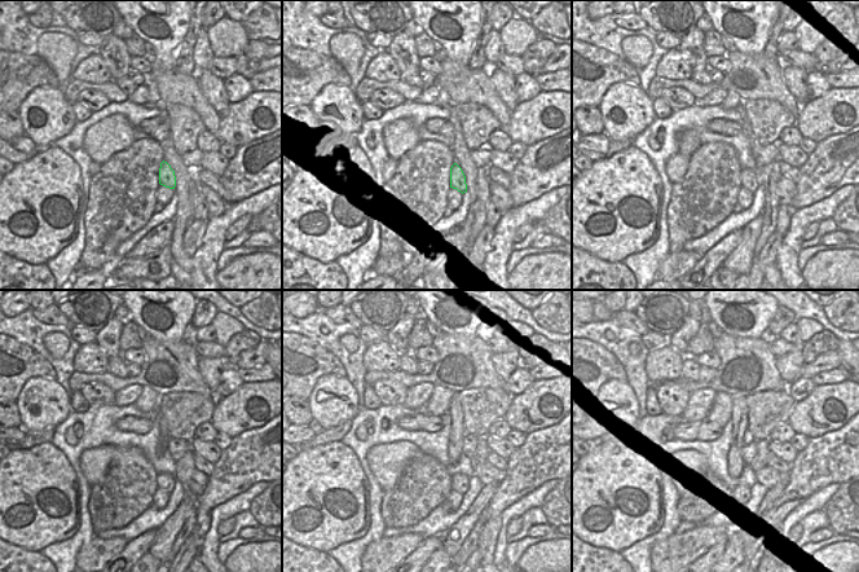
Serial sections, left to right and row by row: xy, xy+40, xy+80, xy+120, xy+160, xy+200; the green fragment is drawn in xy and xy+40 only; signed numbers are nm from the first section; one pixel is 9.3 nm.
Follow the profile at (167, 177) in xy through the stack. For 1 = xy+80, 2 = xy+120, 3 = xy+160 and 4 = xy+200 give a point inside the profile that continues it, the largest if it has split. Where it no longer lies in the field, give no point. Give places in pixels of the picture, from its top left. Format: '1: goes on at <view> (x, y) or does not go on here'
1: goes on at xy+80 (748, 180)
2: goes on at xy+120 (164, 480)
3: goes on at xy+160 (458, 482)
4: goes on at xy+200 (747, 487)

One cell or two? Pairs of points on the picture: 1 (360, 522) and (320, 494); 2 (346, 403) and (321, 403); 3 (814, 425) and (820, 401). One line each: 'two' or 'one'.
1: one
2: one
3: one

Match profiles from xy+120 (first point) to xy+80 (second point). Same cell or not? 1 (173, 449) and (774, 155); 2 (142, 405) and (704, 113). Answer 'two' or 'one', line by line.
1: one
2: two

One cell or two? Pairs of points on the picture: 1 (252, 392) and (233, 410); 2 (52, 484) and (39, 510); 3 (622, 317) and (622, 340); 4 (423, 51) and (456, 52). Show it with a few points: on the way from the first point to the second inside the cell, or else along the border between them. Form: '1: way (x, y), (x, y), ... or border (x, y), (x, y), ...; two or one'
1: way (247, 397), (238, 406); one
2: way (44, 485), (35, 494), (35, 502); one
3: border (613, 316), (624, 326), (631, 328), (642, 335); two
4: border (423, 32), (432, 40); two

